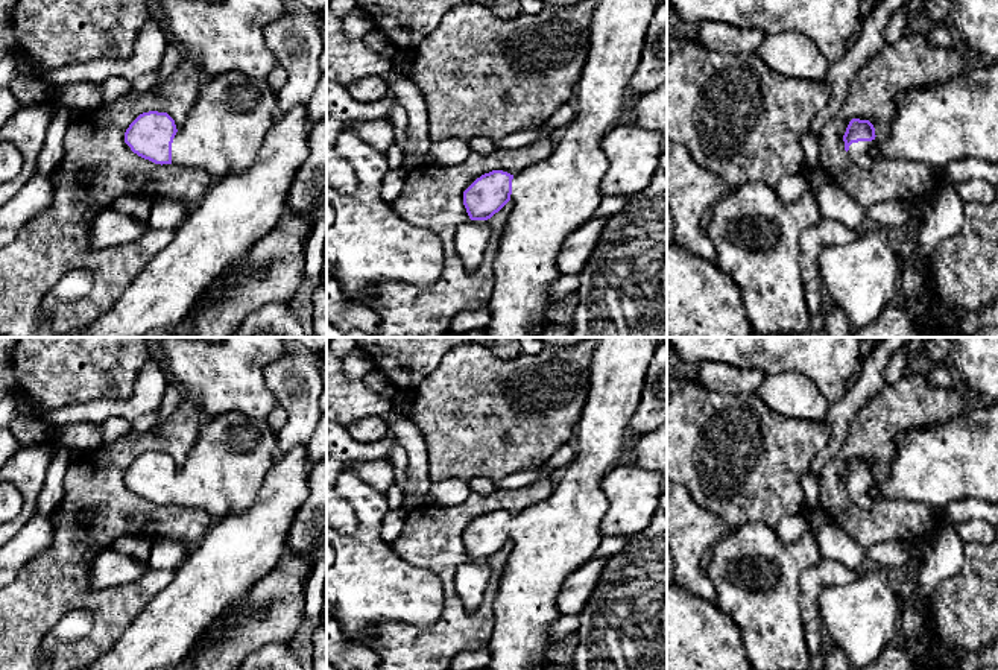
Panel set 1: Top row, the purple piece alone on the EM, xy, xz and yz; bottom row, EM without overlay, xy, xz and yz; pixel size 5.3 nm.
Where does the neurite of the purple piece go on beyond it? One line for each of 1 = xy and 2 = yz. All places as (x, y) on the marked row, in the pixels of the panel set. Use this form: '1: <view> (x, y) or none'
1: xy (224, 131)
2: yz (957, 119)

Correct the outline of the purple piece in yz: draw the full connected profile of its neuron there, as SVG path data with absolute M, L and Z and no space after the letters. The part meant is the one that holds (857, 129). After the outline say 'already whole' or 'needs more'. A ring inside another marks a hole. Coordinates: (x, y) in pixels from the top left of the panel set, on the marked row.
M998 64L965 70L959 76L922 90L910 90L895 97L895 115L886 137L875 135L875 128L869 120L852 119L843 135L848 158L858 167L869 169L875 160L872 152L878 150L886 158L922 163L931 173L942 179L945 167L955 160L974 158L984 163L998 164Z; needs more

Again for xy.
M229 71L204 77L181 129L167 112L140 114L125 143L155 164L202 169L214 181L246 172L276 120L276 90L266 81Z; needs more

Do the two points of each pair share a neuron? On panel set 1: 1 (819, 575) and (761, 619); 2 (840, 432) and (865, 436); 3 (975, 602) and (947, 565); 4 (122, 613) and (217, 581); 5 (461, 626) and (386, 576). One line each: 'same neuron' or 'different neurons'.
1: different neurons
2: different neurons
3: different neurons
4: different neurons
5: different neurons

